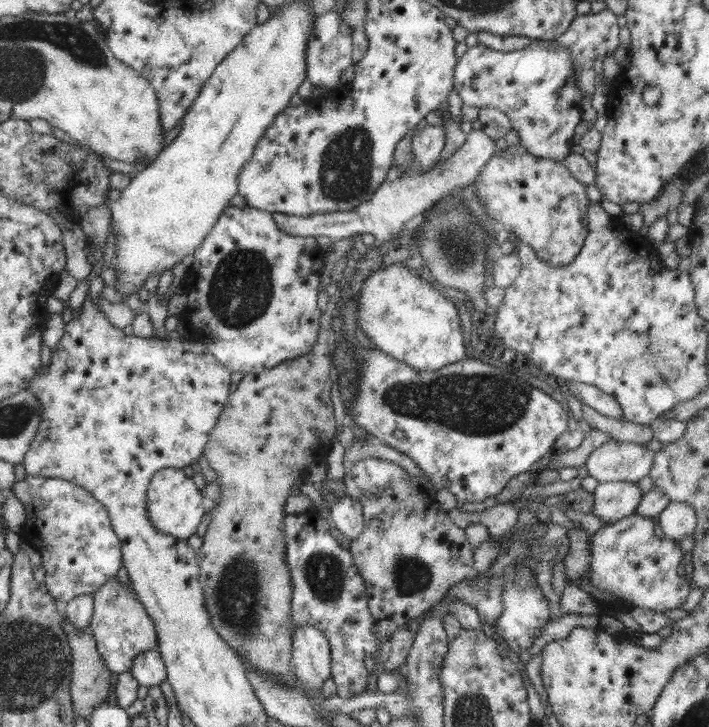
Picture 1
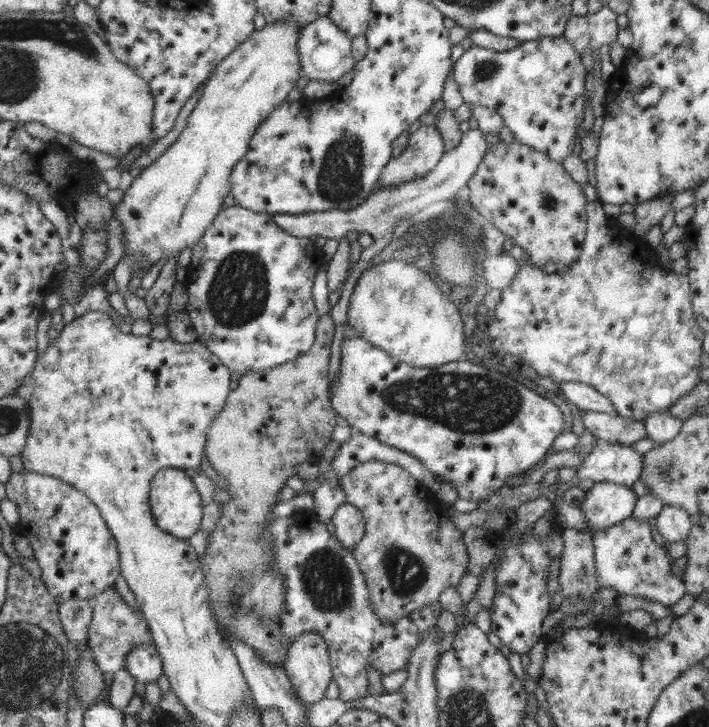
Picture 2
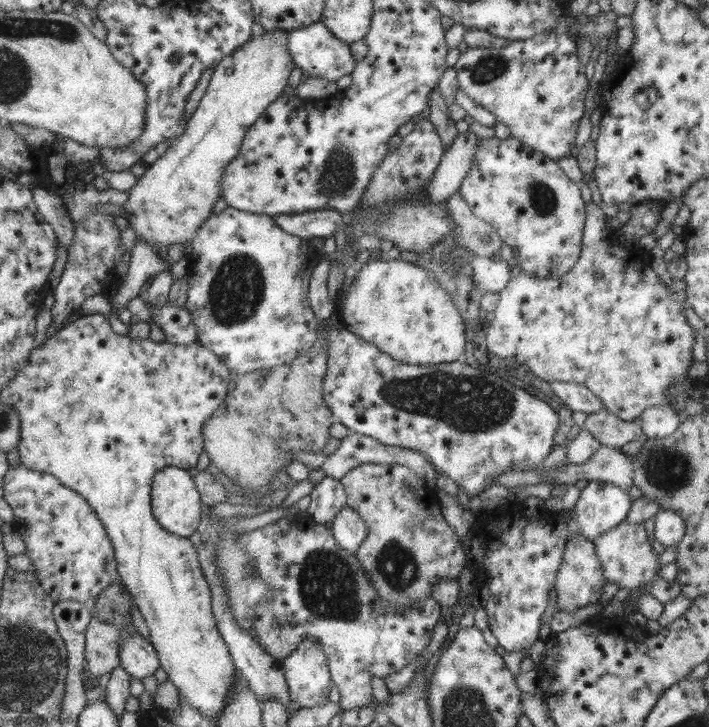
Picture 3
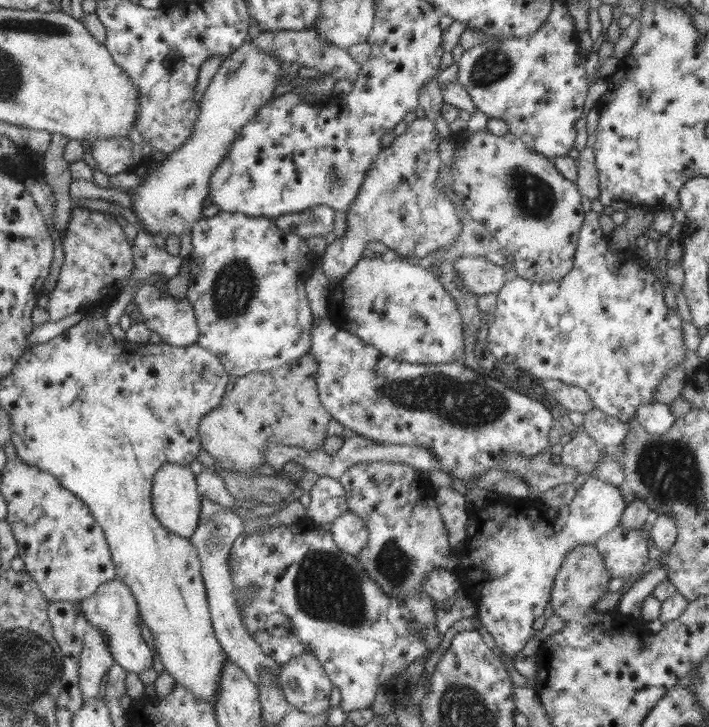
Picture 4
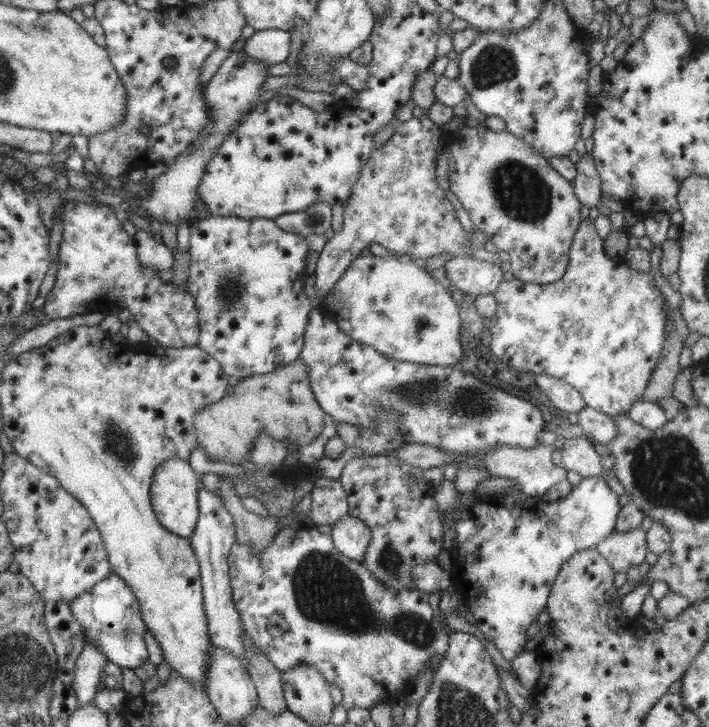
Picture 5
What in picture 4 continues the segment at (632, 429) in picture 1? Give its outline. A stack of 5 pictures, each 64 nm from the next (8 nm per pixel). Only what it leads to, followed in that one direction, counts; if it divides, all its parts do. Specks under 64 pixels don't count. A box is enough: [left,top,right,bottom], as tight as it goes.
[583,409,629,449]

